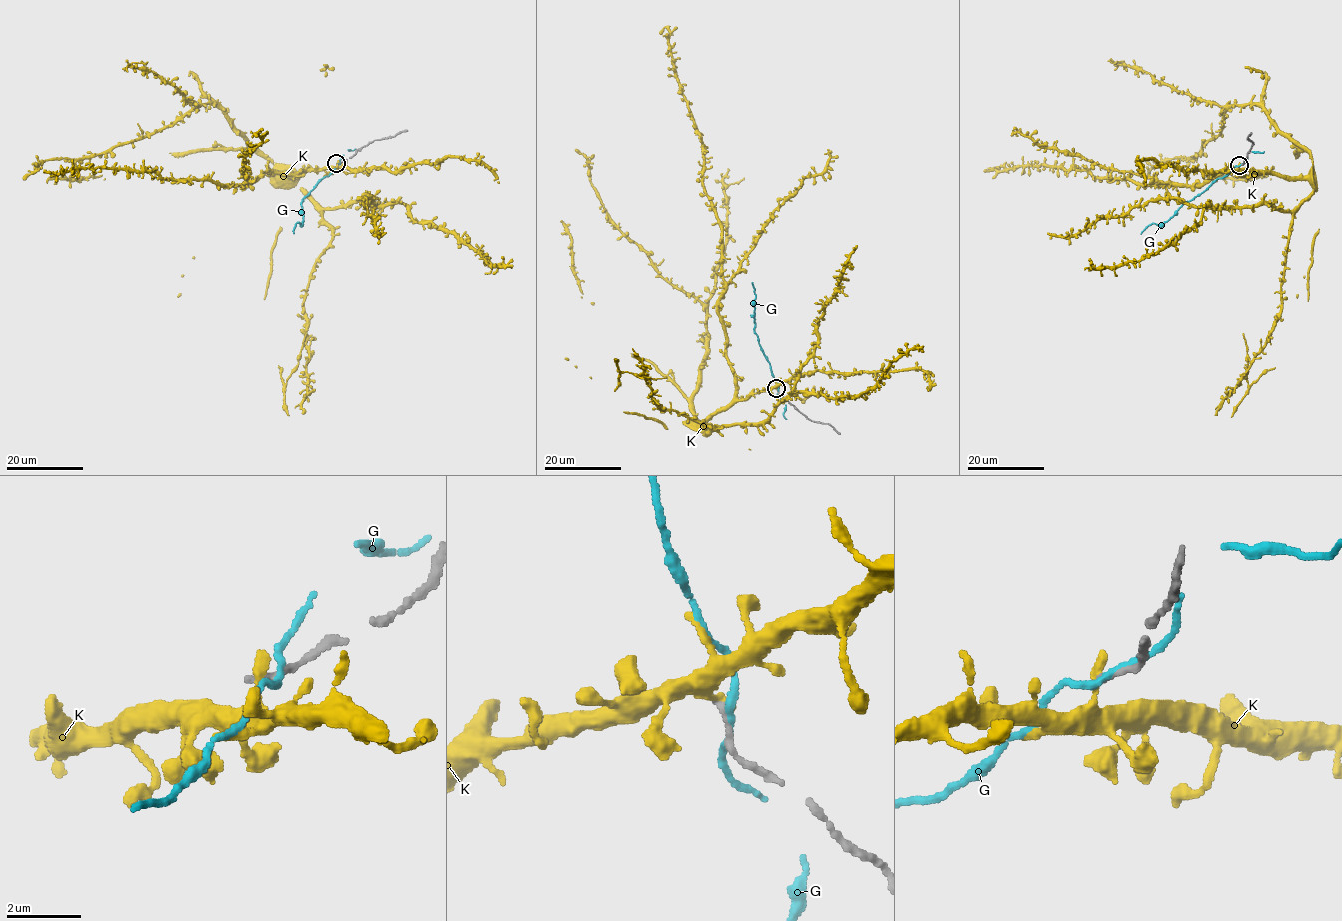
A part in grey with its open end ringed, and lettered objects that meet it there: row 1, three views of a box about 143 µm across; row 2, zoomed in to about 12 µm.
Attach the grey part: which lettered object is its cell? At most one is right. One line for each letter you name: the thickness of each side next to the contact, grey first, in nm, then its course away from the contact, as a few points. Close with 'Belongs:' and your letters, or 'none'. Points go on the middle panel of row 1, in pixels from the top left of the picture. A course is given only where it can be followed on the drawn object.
Belongs: none

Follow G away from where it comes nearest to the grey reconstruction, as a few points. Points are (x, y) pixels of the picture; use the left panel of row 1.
G: (339, 162), (302, 199), (303, 220), (301, 224), (295, 223), (294, 234)

